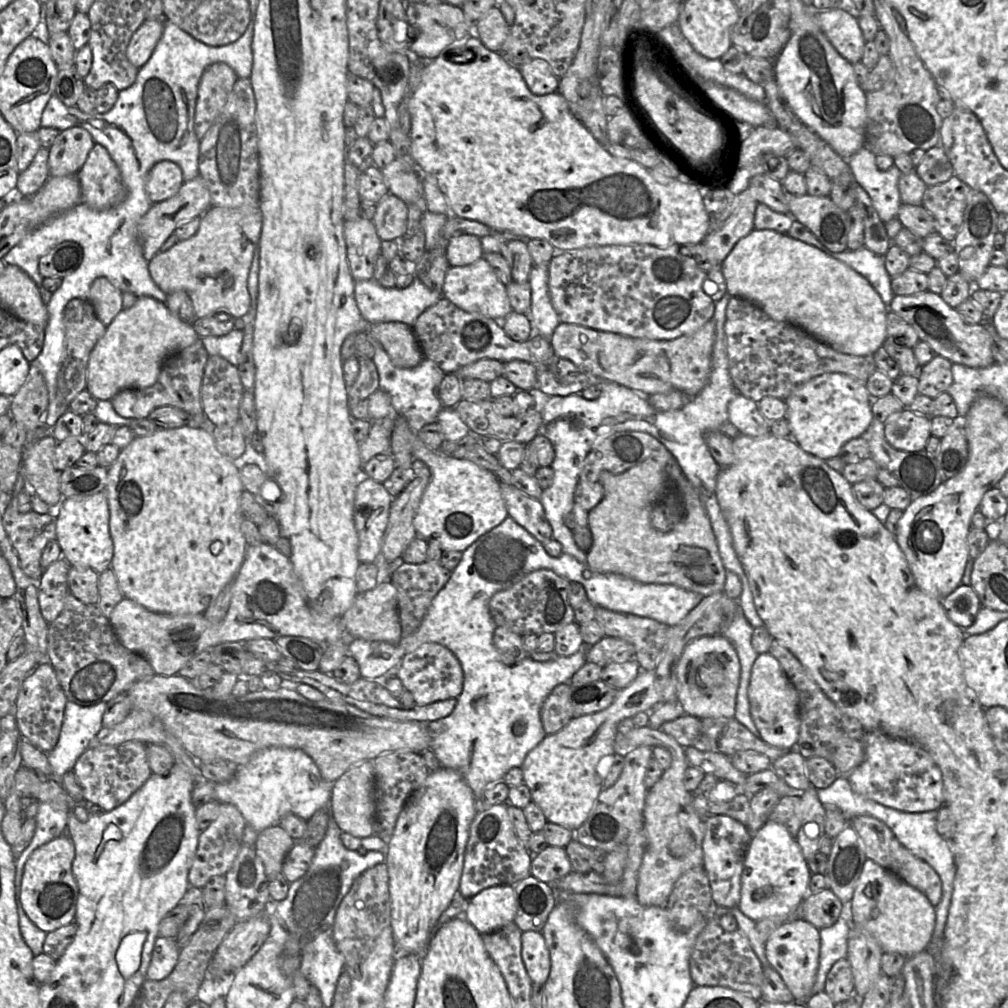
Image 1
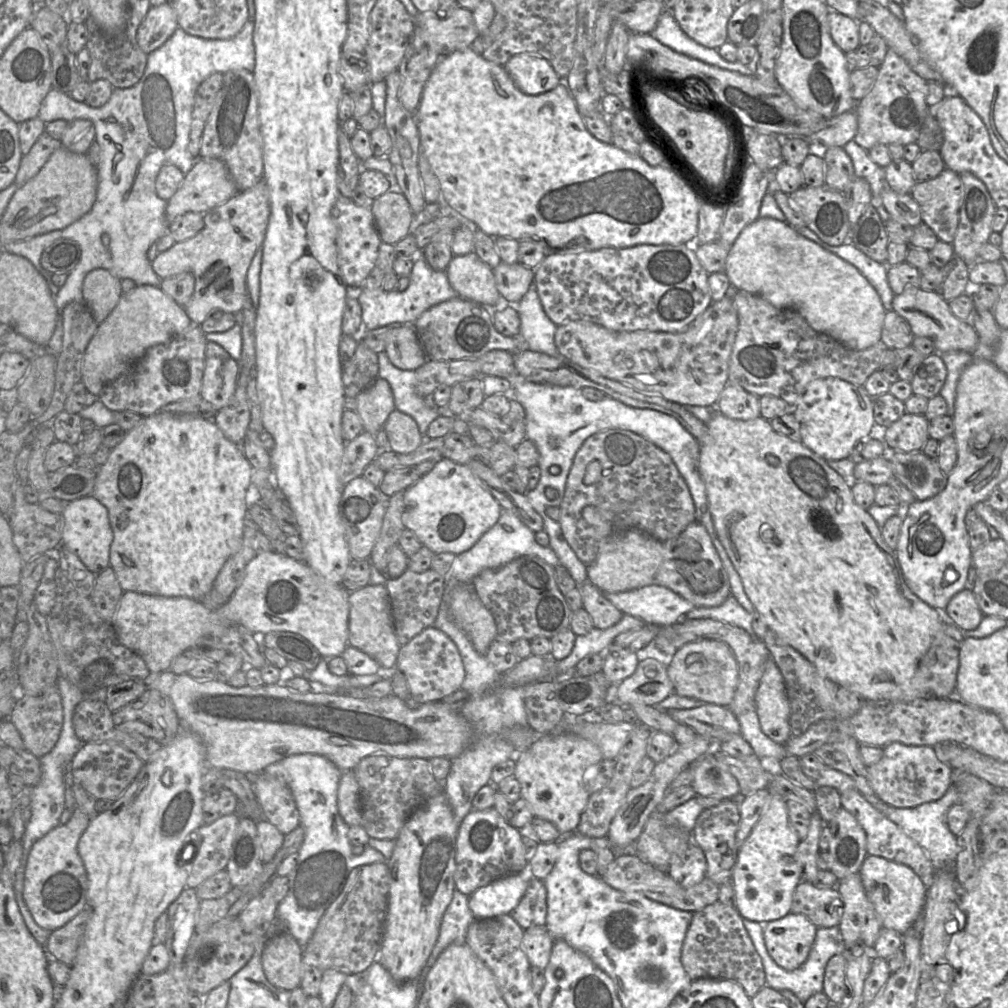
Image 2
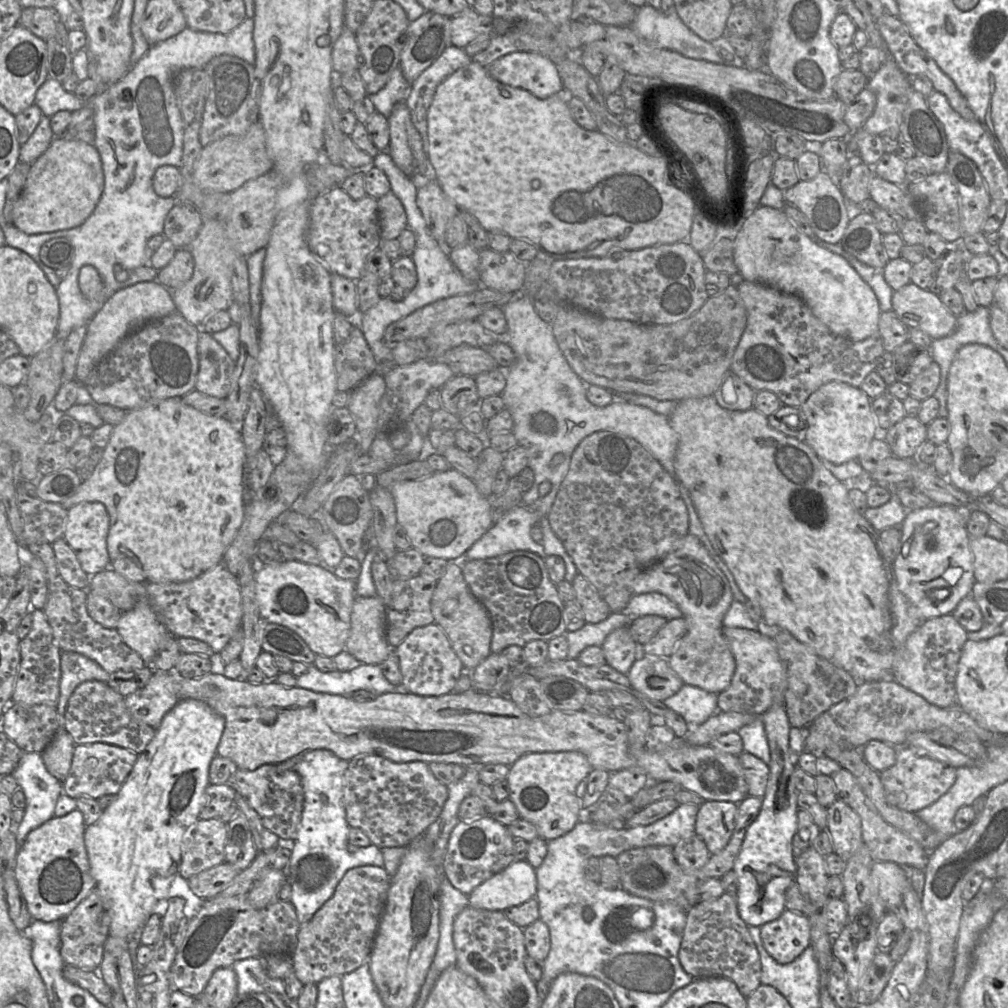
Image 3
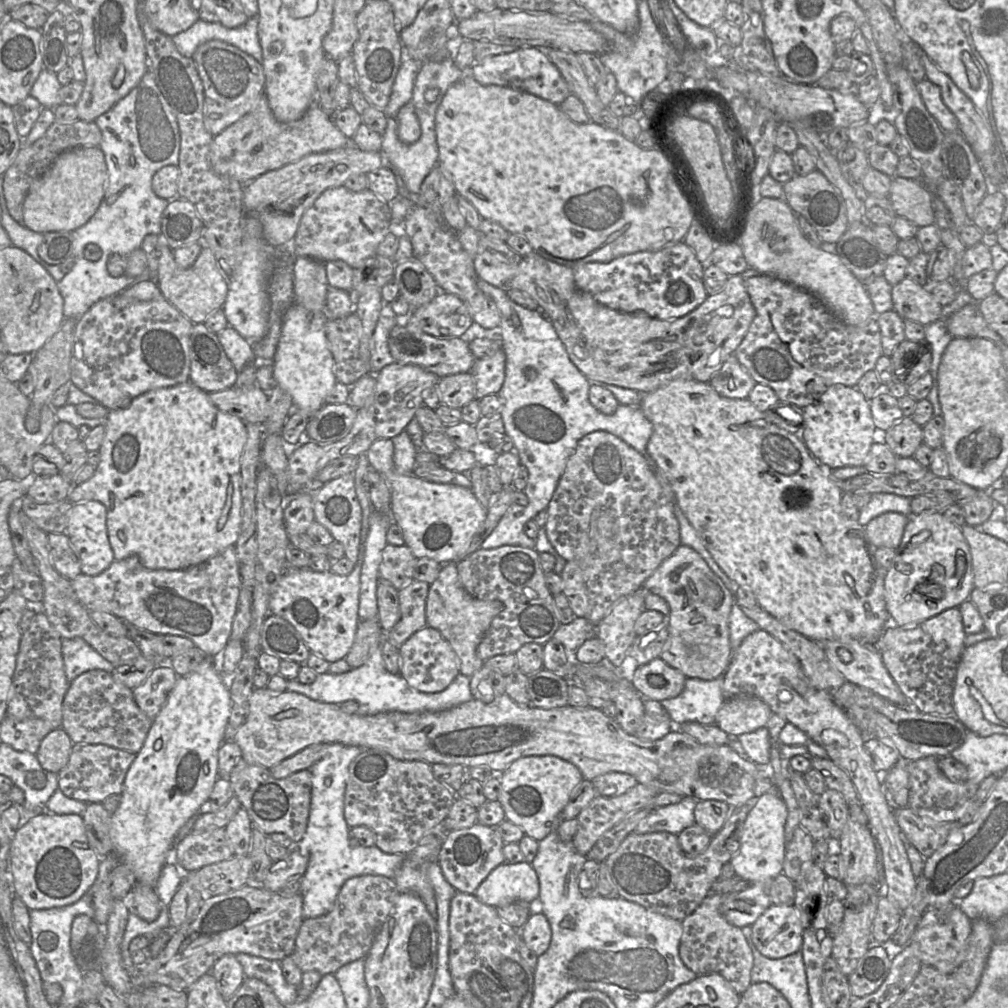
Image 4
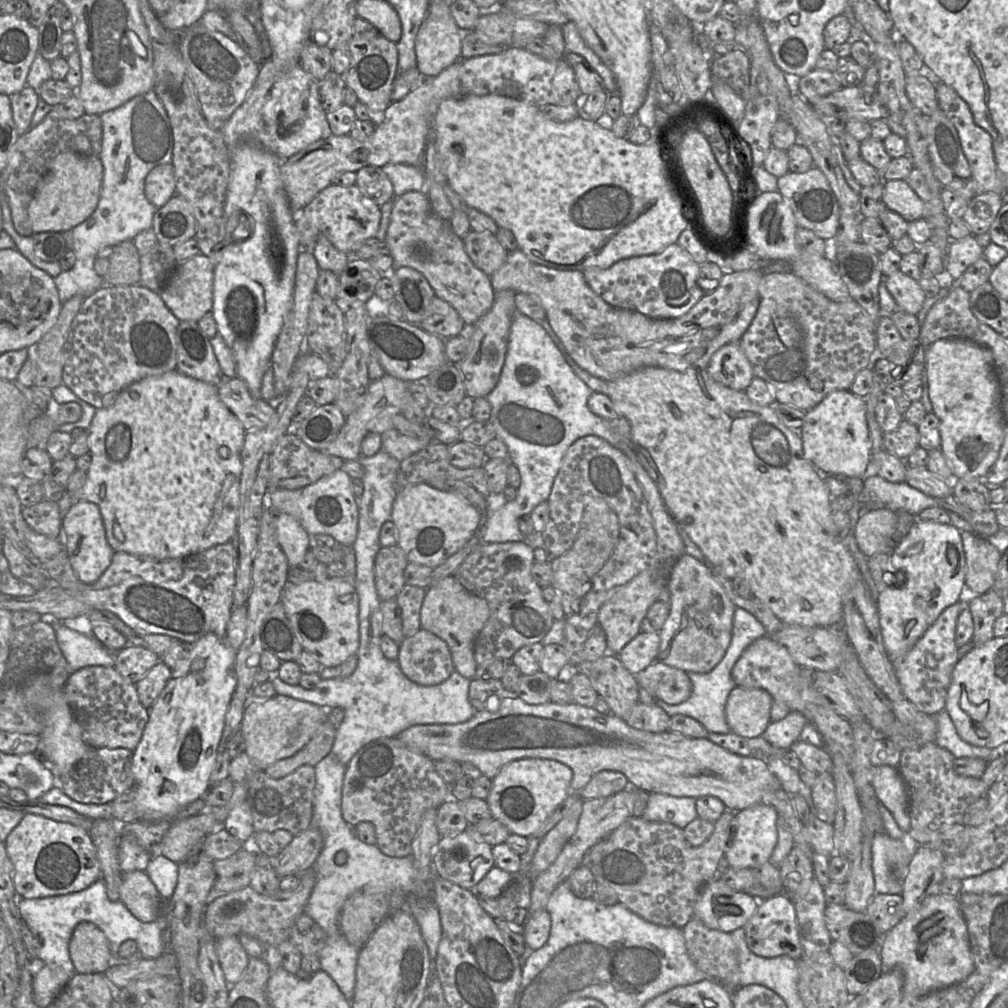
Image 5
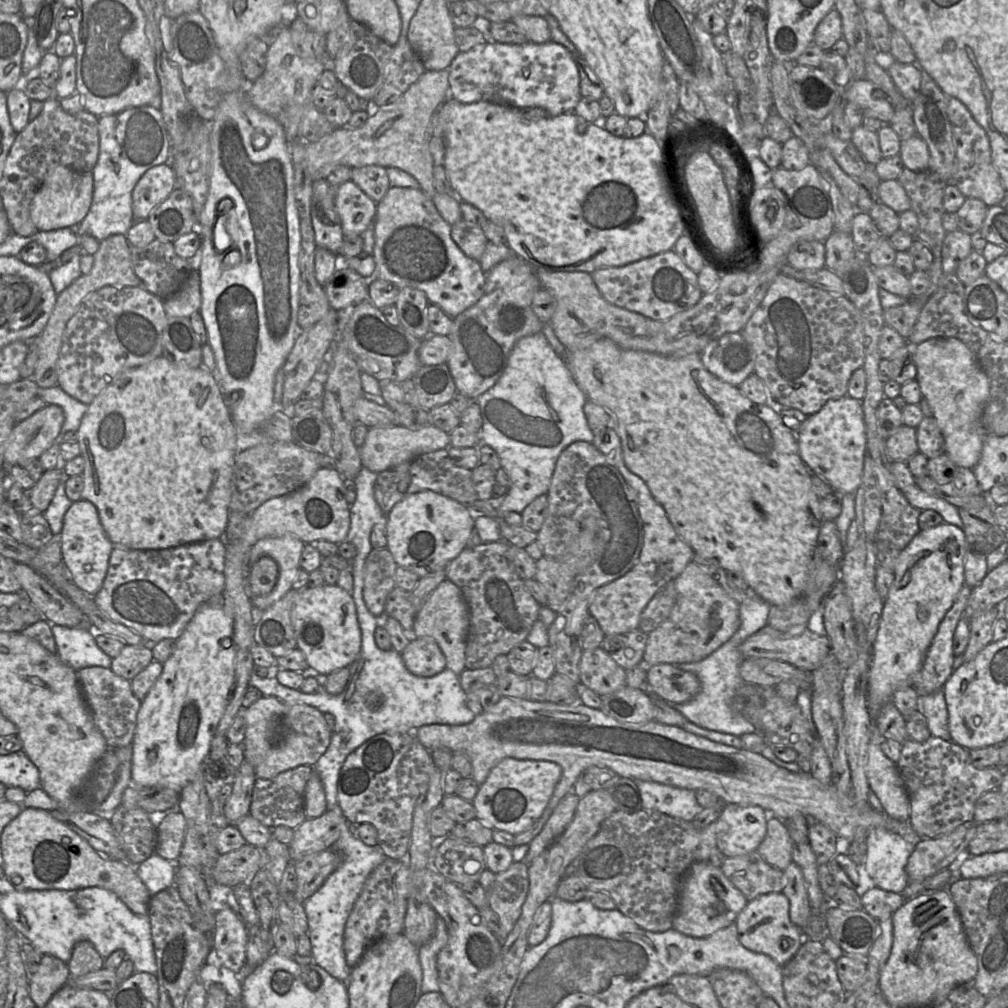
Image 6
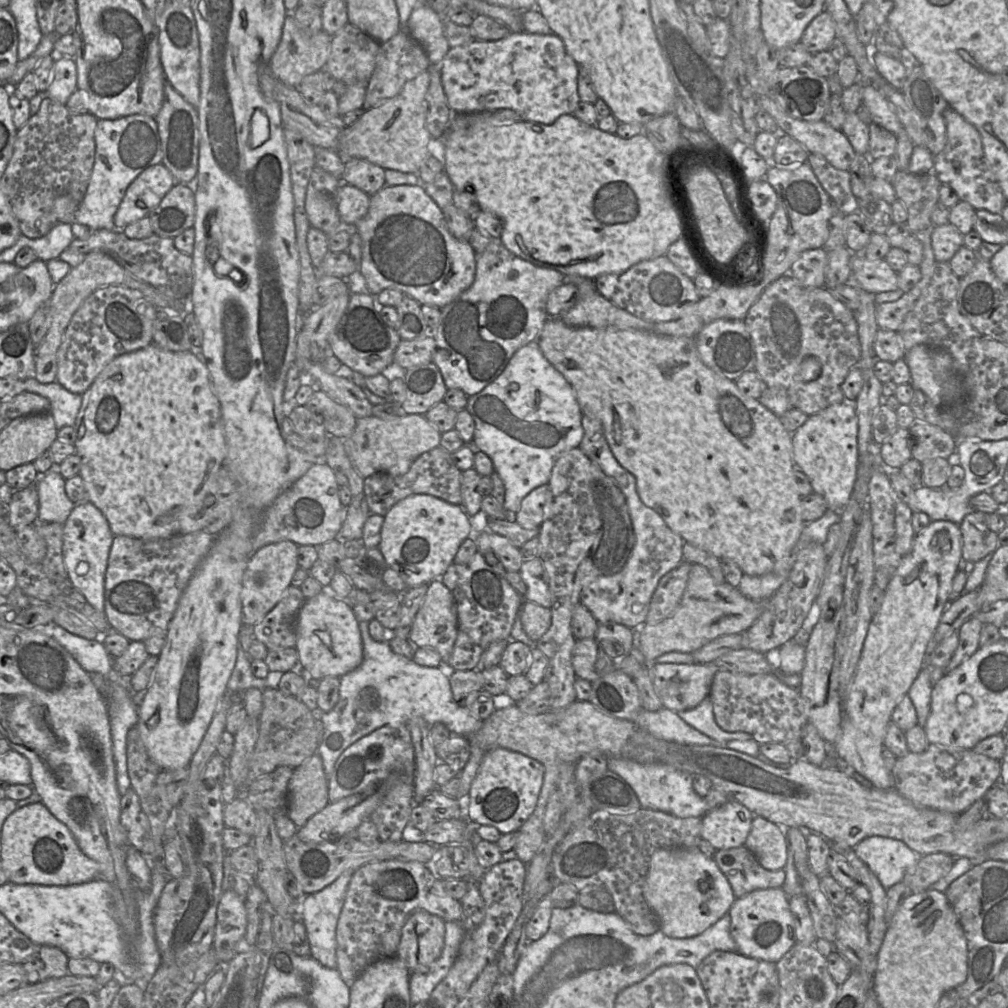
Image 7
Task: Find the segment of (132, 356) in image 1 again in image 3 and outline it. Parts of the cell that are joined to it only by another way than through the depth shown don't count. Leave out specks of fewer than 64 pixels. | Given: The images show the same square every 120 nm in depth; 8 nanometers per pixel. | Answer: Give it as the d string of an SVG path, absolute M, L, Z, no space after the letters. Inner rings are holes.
M157 280L140 282L118 290L107 299L87 325L87 334L78 358L76 380L84 384L92 370L112 353L124 338L139 330L146 323L166 317L176 311L170 290Z

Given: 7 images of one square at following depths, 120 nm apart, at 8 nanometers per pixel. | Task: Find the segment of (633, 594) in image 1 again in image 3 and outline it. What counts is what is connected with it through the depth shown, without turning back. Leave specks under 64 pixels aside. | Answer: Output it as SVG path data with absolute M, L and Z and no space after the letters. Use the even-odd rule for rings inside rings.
M658 592L633 595L624 612L632 618L657 615L665 618L667 621L683 616L673 601Z

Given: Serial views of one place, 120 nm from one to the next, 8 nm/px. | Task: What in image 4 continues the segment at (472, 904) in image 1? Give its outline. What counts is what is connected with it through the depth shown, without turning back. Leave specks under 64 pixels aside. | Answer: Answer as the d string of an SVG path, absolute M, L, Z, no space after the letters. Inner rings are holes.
M503 863L481 882L474 895L482 903L499 907L521 902L537 905L539 880L531 863Z

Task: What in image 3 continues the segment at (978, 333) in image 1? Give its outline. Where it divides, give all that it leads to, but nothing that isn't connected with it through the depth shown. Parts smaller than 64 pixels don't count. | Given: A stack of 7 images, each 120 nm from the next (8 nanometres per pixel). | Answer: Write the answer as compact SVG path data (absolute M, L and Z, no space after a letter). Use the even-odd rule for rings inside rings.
M910 282L894 291L892 310L909 328L919 329L933 340L946 337L956 329L957 317L943 304L940 297L931 290L923 290Z

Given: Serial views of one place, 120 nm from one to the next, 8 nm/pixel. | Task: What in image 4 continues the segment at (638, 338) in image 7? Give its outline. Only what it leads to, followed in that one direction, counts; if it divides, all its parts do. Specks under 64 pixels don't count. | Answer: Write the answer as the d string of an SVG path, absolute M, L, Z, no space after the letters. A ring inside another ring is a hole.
M676 379L658 389L643 394L639 408L653 425L653 433L647 444L647 452L658 468L678 504L715 562L739 587L749 589L755 595L758 605L779 620L786 627L799 632L816 642L852 637L863 643L877 646L884 630L890 623L886 608L884 581L887 569L877 565L874 559L876 549L868 541L865 527L858 521L846 518L841 508L843 490L837 480L826 475L814 456L805 446L800 434L791 433L773 423L765 412L759 411L751 401L720 396L710 382Z

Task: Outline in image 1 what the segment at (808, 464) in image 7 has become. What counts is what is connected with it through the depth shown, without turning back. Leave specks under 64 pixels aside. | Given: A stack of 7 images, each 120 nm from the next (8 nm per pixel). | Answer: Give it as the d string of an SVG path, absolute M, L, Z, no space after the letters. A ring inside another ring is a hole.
M828 372L815 376L796 386L784 400L786 404L786 419L790 426L790 435L794 441L807 453L827 460L836 457L841 447L849 440L860 437L873 420L871 410L872 398L865 383L843 373Z

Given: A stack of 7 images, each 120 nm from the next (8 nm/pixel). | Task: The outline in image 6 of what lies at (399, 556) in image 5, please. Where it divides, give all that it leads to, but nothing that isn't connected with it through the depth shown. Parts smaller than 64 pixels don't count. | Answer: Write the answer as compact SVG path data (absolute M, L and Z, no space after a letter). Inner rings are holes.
M387 547L373 548L365 560L363 600L375 616L384 613L386 598L396 586L397 566Z

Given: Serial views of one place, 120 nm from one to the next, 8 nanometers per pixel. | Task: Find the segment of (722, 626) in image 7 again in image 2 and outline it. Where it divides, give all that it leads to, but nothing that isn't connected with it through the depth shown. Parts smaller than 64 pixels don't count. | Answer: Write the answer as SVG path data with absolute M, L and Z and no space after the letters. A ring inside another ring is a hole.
M694 521L677 537L667 541L656 540L639 531L612 535L599 548L596 560L588 566L587 580L603 593L625 592L651 585L663 586L689 601L696 608L719 606L731 595L728 573L708 531L698 521ZM700 639L687 643L671 655L666 664L674 693L700 700L703 704L728 707L732 702L739 682L738 663L723 641Z

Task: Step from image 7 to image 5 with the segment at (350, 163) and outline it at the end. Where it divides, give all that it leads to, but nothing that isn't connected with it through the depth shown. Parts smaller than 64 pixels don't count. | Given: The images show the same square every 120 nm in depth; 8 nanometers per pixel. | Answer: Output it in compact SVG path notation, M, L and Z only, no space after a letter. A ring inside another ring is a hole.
M366 166L358 170L356 185L379 206L395 197L393 184L382 167Z

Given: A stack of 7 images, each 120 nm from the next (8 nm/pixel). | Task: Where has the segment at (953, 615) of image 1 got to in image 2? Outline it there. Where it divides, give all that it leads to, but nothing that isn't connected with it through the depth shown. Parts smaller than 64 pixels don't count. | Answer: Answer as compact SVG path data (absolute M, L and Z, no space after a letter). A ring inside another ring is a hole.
M965 588L957 593L943 614L945 619L953 622L962 631L975 630L985 616L971 588Z

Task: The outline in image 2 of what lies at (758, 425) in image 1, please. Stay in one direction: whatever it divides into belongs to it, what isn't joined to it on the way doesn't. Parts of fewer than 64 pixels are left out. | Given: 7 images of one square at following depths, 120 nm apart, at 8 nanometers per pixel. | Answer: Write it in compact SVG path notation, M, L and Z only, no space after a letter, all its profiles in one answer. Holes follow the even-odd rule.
M728 370L728 384L723 389L718 401L716 403L717 410L728 418L737 420L751 420L760 415L759 397L743 389L741 386L729 383L729 370Z

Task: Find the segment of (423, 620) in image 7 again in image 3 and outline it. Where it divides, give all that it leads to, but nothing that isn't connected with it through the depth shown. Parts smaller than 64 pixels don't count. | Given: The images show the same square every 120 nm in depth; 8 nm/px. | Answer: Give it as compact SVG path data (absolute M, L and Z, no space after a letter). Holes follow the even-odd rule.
M449 561L446 572L437 581L431 611L434 623L446 633L453 650L463 664L463 673L473 671L491 652L492 621L485 606L479 602L467 585L463 571L456 561Z

